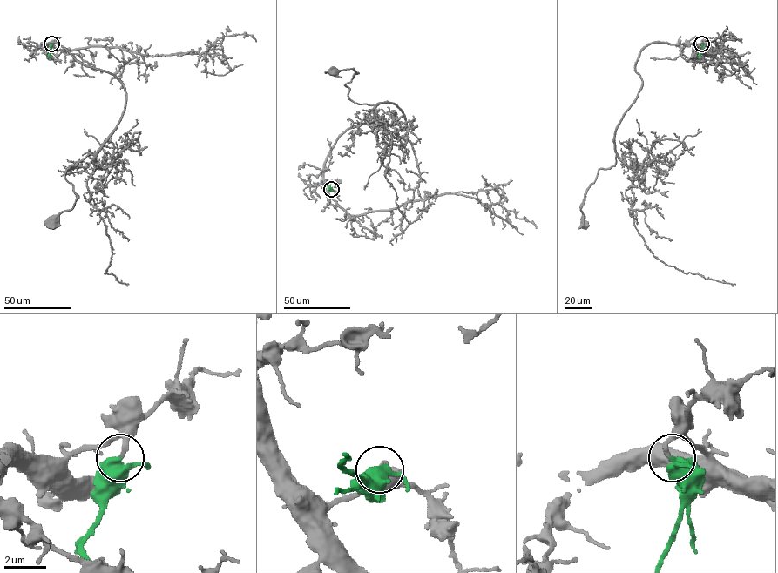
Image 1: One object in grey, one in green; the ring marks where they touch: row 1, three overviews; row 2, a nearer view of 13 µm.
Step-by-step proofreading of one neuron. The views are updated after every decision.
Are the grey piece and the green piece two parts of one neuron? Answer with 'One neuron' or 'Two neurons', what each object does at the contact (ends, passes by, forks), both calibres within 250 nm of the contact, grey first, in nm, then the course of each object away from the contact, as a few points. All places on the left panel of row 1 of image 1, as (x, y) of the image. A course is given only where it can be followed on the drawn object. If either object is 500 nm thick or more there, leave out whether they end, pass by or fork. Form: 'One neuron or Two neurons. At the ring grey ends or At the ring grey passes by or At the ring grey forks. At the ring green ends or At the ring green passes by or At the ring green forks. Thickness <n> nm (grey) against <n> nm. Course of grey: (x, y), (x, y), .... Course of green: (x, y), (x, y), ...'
One neuron. At the ring grey ends. At the ring green passes by. Thickness 200 nm (grey) against 400 nm. Course of grey: (51, 43), (43, 43), (57, 43), (111, 73), (125, 92), (112, 133), (67, 170), (77, 199), (52, 224). Course of green: (51, 43), (50, 57)

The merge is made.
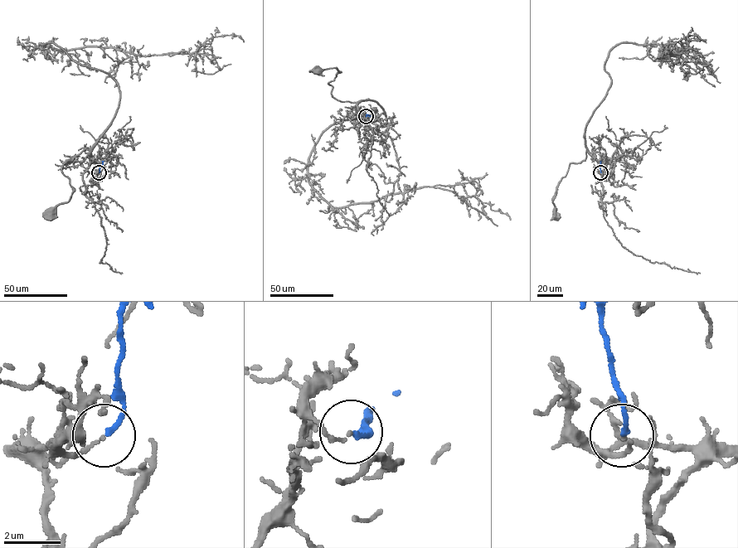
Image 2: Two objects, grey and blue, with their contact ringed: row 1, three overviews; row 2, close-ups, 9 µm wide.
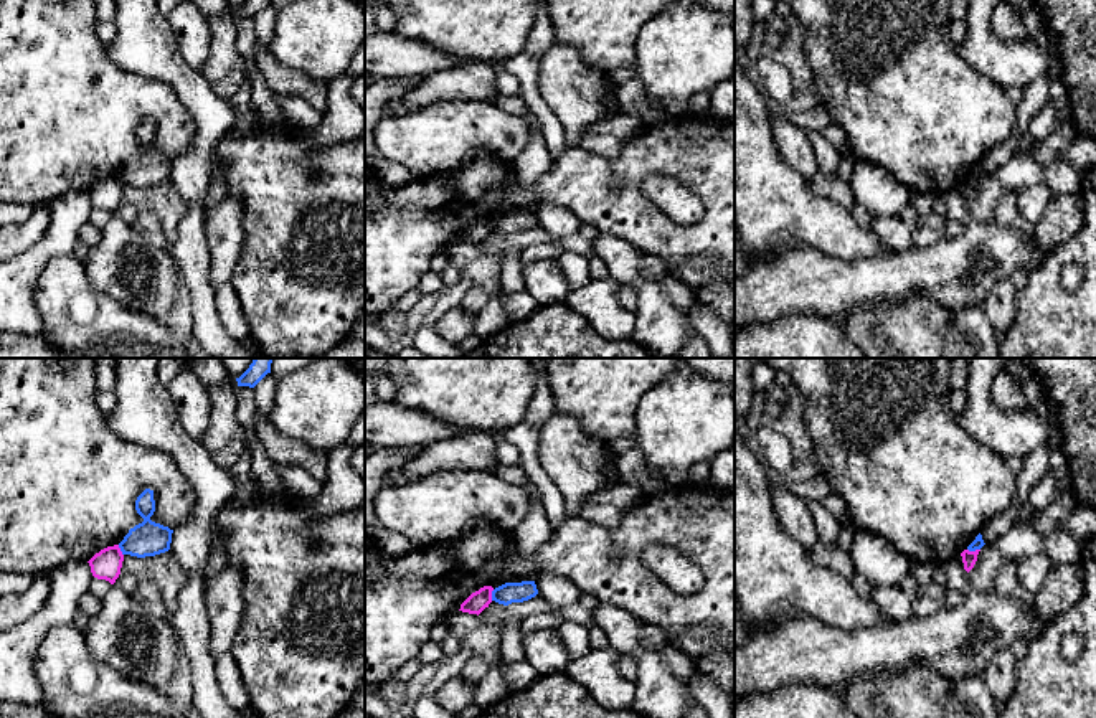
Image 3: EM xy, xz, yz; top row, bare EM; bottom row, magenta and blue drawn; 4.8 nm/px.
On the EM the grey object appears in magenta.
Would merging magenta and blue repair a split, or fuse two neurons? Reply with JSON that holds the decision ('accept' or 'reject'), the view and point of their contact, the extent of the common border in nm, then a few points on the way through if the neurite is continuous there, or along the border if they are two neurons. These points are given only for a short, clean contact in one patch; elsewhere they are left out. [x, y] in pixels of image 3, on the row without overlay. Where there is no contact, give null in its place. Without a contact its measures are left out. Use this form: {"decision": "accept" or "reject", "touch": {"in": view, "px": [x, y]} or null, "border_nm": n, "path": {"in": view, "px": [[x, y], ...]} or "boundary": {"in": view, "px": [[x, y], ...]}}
{"decision": "reject", "touch": {"in": "yz", "px": [976, 180]}, "border_nm": 60, "boundary": {"in": "yz", "px": [[968, 179], [979, 180]]}}

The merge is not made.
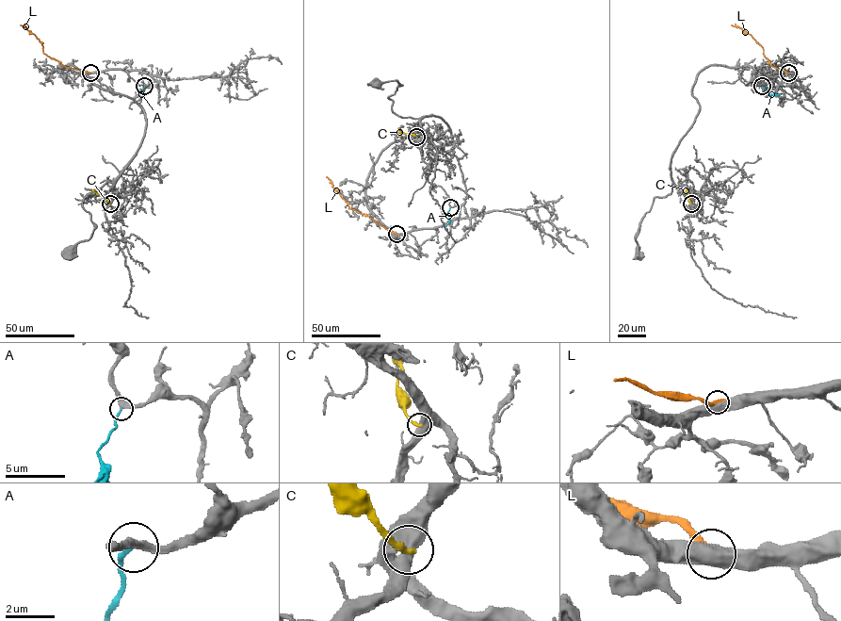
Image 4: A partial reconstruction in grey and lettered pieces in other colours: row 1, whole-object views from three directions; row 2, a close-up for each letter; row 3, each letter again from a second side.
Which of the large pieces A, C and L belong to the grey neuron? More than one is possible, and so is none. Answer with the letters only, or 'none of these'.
A

